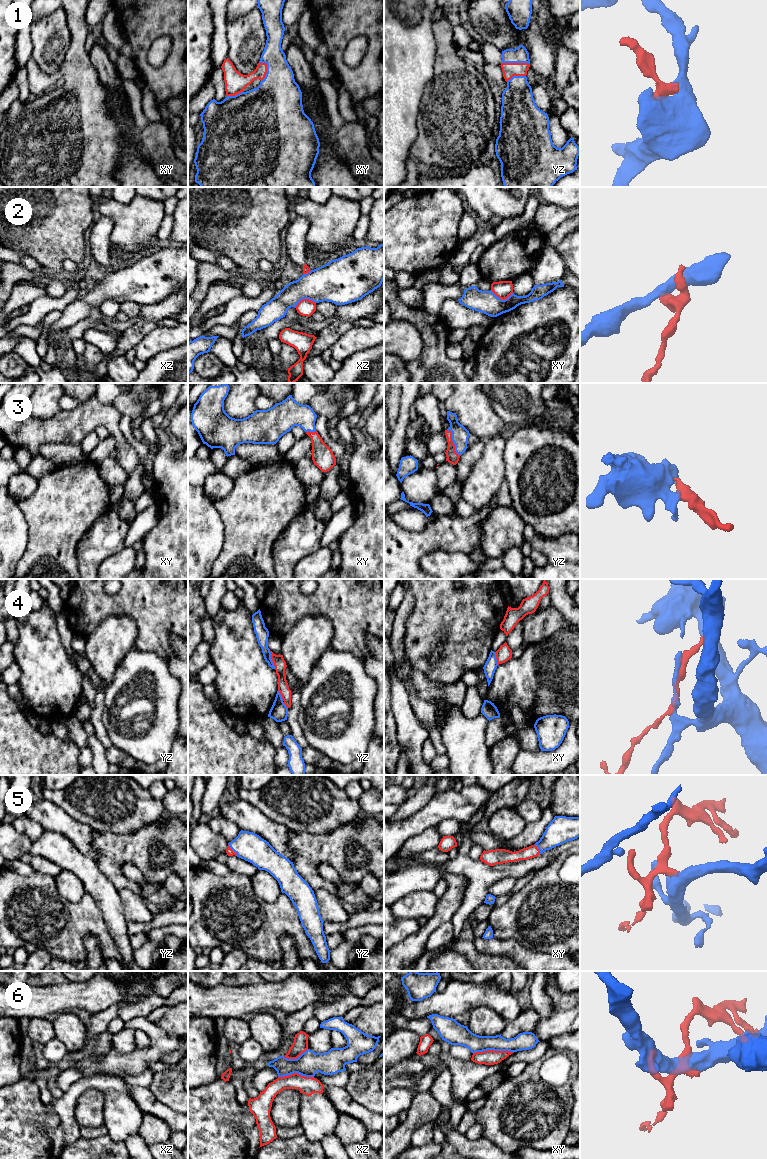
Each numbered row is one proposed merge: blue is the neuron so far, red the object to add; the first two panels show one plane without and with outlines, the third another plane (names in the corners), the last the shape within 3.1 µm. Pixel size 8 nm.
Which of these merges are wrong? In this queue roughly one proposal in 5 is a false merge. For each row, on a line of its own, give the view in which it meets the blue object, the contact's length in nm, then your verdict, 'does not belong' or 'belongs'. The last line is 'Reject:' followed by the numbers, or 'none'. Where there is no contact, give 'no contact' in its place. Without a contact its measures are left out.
1: yz | 240 nm | belongs
2: xz | 180 nm | does not belong
3: yz | 240 nm | belongs
4: yz | 150 nm | does not belong
5: yz | 120 nm | belongs
6: xy | 320 nm | does not belong
Reject: 2, 4, 6

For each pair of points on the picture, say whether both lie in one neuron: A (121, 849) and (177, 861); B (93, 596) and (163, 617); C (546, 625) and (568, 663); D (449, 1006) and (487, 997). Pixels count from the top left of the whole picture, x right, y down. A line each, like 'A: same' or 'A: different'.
A: same
B: same
C: different
D: same

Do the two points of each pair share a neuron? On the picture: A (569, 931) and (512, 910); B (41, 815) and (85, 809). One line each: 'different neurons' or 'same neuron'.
A: same neuron
B: different neurons

